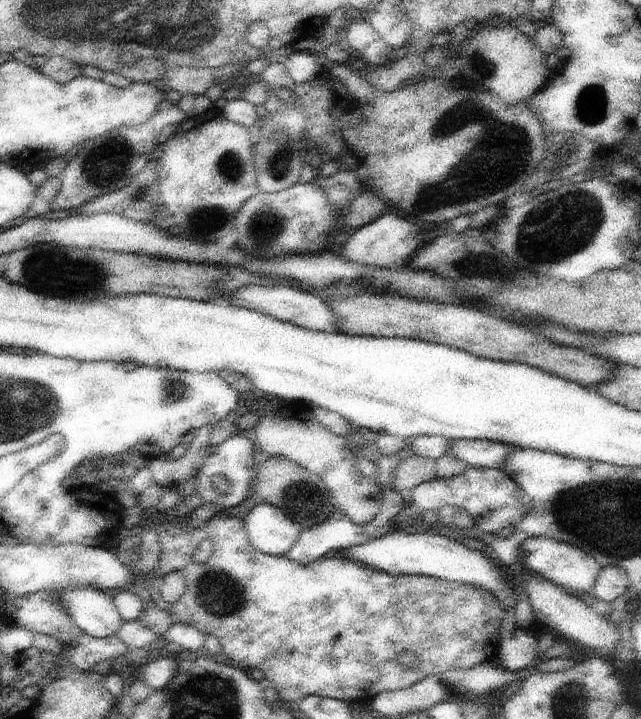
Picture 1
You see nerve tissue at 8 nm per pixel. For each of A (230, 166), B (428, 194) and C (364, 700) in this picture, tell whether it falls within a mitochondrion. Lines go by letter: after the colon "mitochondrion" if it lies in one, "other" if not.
A: mitochondrion
B: mitochondrion
C: other

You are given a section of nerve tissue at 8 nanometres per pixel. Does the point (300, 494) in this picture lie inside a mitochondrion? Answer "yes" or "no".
yes

